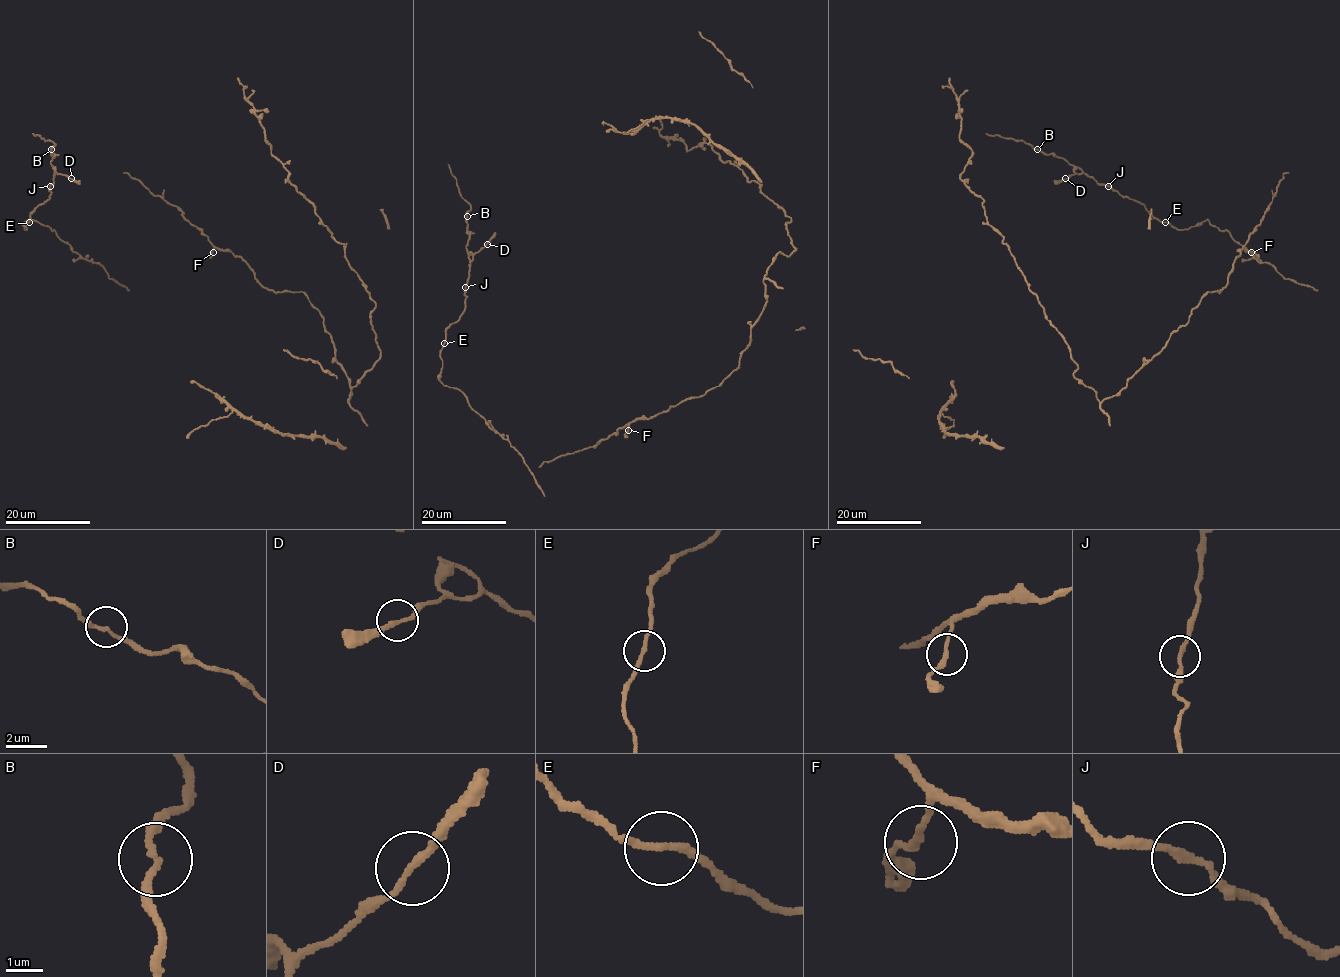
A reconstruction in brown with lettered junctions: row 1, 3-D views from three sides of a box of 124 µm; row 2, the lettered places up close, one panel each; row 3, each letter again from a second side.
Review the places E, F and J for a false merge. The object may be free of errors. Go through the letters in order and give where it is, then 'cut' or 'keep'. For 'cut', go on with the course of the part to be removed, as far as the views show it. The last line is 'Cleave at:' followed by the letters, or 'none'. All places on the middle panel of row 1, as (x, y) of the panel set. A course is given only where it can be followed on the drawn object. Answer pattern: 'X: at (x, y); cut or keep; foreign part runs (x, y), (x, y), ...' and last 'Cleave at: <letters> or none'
E: at (444, 343); keep
F: at (628, 430); keep
J: at (465, 287); keep
Cleave at: none

